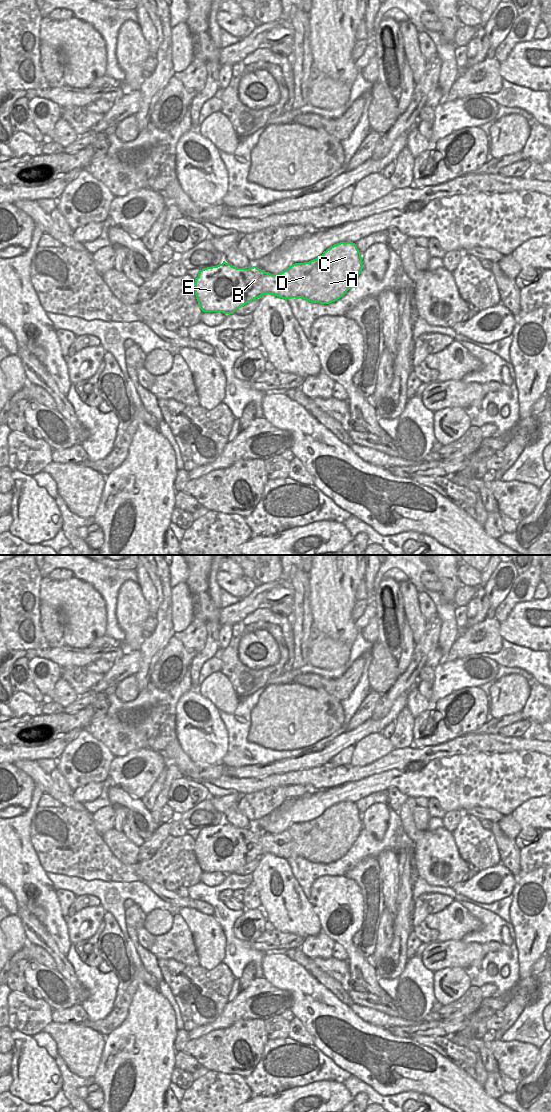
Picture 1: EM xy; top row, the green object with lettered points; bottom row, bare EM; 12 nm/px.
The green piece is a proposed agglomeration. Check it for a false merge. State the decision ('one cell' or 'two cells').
one cell

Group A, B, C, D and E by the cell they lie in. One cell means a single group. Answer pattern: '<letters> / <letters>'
A B C D E

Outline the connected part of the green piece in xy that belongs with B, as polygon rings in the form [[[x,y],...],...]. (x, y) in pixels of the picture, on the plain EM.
[[[340,802],[319,817],[295,823],[279,834],[264,832],[256,826],[237,828],[223,821],[199,831],[195,855],[203,872],[224,874],[233,874],[264,854],[330,864],[345,855],[362,829],[356,804]]]

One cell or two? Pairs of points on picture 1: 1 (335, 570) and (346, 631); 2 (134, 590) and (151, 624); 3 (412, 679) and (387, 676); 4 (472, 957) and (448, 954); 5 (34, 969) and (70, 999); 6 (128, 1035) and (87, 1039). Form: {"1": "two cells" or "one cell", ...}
{"1": "one cell", "2": "two cells", "3": "two cells", "4": "one cell", "5": "one cell", "6": "two cells"}

